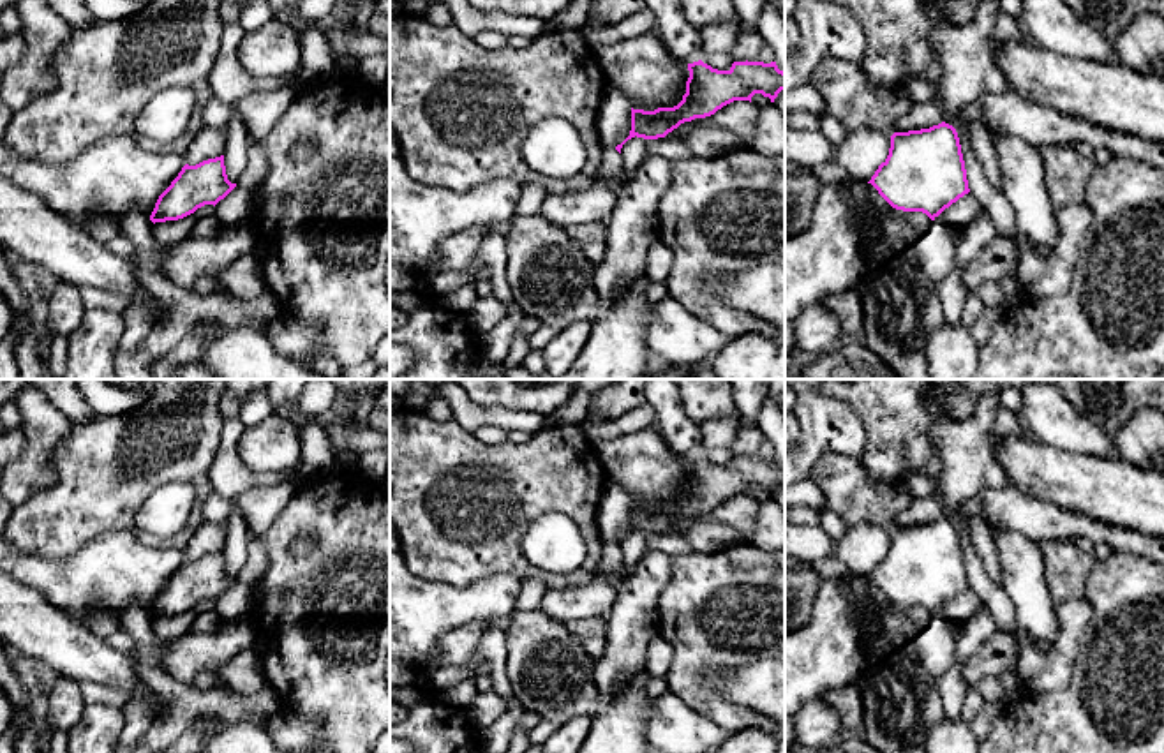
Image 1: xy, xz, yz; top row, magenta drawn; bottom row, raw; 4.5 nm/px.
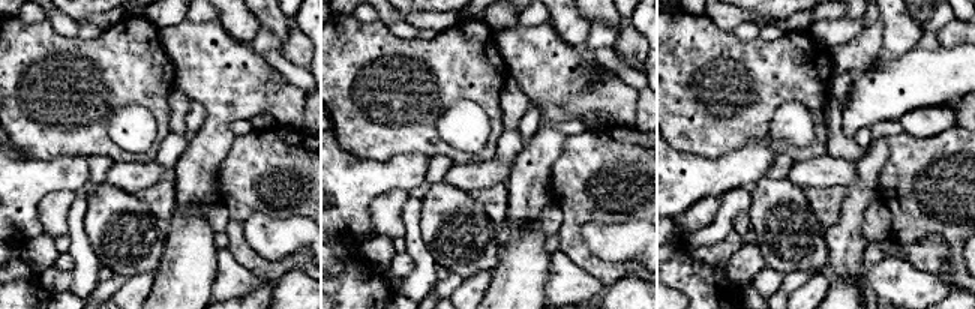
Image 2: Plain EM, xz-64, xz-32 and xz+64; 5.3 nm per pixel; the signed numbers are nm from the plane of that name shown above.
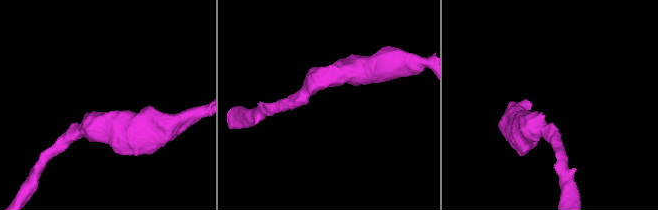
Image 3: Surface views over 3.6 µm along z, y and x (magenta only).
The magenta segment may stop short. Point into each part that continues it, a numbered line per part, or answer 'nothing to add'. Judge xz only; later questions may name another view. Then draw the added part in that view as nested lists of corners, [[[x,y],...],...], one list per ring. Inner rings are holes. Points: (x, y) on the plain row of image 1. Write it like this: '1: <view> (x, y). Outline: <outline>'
1: xz (611, 563). Outline: [[[616,543],[603,545],[603,554],[598,563],[598,570],[603,573],[603,580],[617,582],[617,573],[624,568],[624,554]]]

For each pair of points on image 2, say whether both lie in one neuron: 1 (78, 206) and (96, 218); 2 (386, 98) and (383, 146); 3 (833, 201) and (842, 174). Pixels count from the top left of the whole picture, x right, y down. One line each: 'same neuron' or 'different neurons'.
1: different neurons
2: same neuron
3: different neurons

